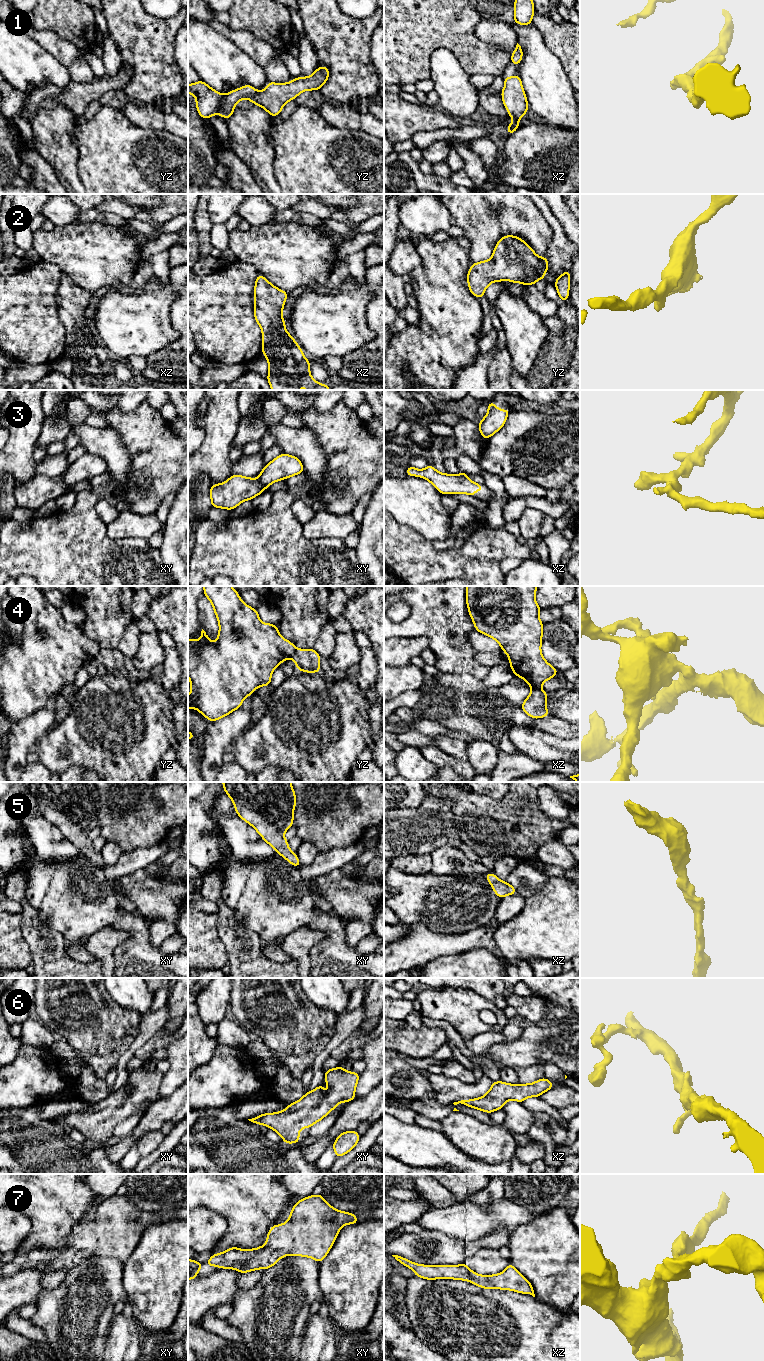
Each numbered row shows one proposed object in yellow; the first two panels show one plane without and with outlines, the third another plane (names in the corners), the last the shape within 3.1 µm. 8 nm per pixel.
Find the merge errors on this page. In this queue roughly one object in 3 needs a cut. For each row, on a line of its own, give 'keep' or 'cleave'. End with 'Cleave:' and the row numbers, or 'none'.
1: keep
2: keep
3: cleave
4: cleave
5: keep
6: keep
7: keep
Cleave: 3, 4

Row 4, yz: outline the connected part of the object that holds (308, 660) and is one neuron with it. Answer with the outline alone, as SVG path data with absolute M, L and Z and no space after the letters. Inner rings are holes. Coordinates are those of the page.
M314 648L297 649L292 657L297 669L308 673L321 672L320 658L321 656Z

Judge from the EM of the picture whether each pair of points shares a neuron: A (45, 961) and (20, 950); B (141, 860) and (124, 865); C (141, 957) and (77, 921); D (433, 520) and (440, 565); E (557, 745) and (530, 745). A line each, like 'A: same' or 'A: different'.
A: different
B: same
C: same
D: different
E: same

